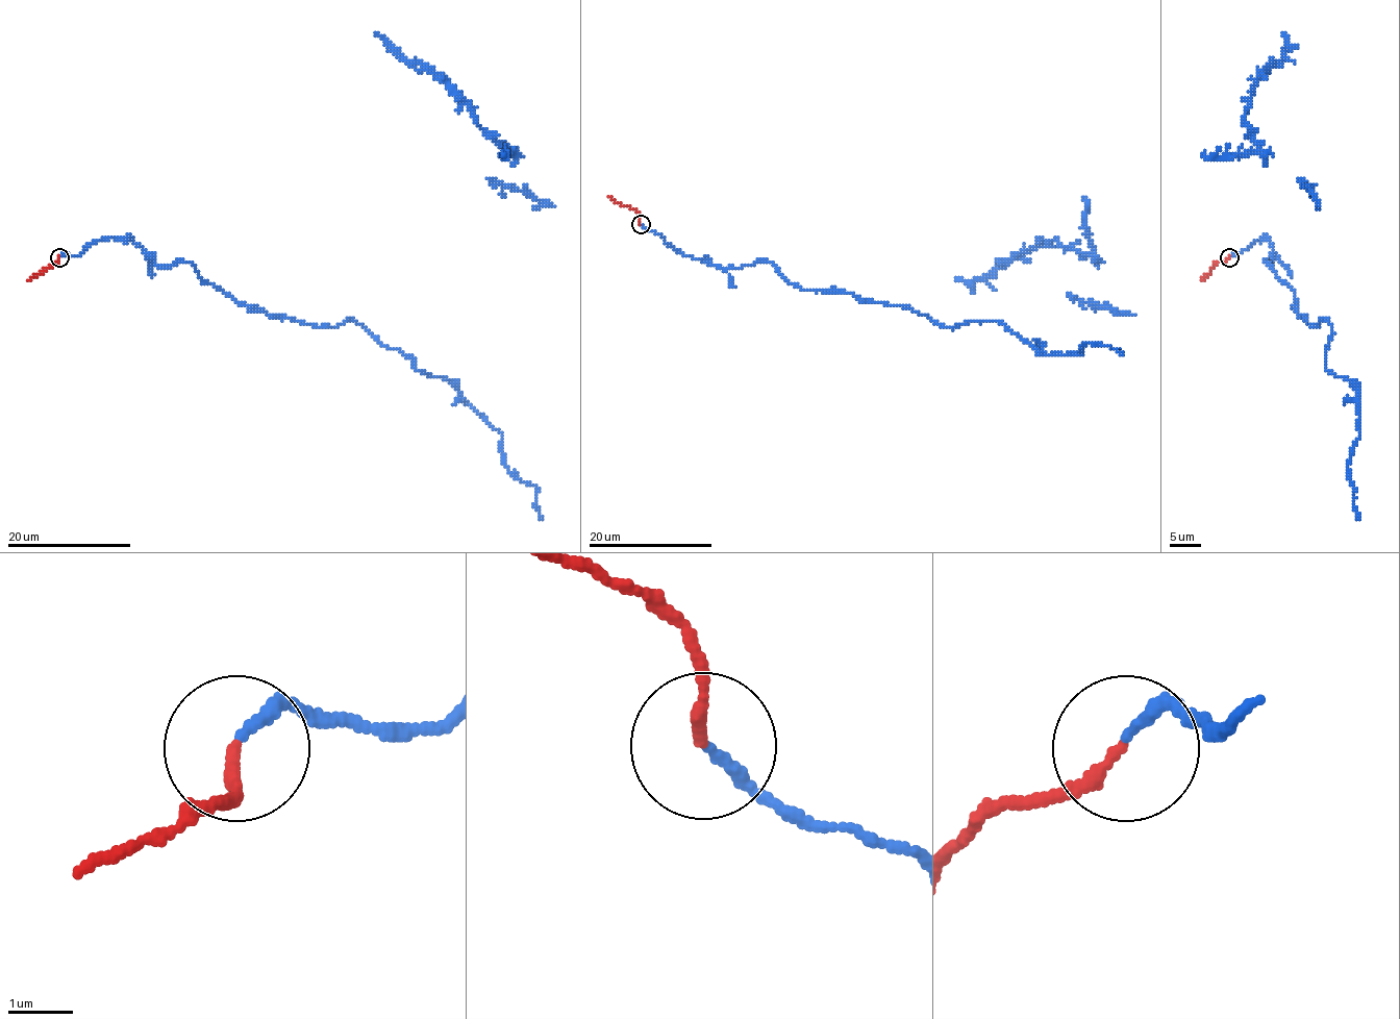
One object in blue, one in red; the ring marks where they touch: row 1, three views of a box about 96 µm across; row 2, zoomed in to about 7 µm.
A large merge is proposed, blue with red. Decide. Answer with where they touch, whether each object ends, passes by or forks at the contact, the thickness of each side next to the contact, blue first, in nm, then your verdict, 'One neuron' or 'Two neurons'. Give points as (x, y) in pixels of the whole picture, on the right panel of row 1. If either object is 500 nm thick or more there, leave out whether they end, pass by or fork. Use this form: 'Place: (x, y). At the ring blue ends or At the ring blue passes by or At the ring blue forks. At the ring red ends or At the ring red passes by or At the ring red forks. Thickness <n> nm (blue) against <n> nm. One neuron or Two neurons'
Place: (1229, 257). At the ring blue ends. At the ring red ends. Thickness 180 nm (blue) against 180 nm. One neuron

